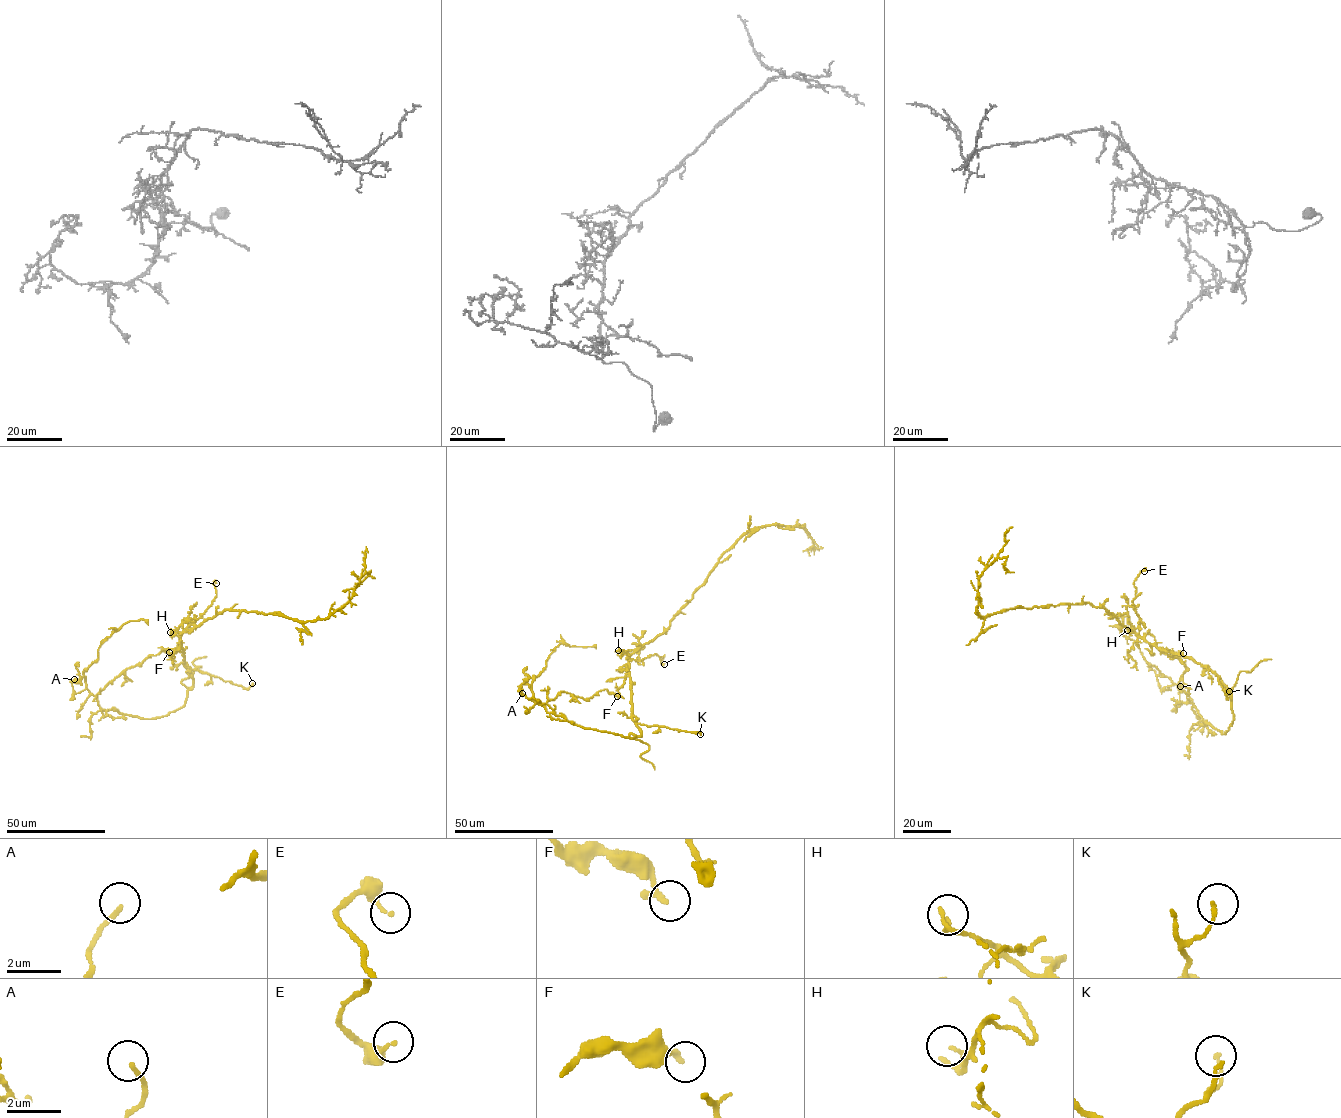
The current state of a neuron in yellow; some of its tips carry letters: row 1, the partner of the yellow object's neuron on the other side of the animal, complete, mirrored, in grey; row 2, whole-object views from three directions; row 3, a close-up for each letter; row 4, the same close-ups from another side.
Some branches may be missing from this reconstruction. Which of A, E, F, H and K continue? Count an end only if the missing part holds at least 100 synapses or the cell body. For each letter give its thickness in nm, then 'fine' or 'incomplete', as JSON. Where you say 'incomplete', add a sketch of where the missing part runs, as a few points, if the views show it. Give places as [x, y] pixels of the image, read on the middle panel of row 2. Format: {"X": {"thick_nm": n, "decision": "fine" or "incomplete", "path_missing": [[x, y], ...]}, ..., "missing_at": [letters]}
{"A": {"thick_nm": 160, "decision": "fine"}, "E": {"thick_nm": 170, "decision": "fine"}, "F": {"thick_nm": 240, "decision": "fine"}, "H": {"thick_nm": 100, "decision": "fine"}, "K": {"thick_nm": 120, "decision": "fine"}, "missing_at": []}

